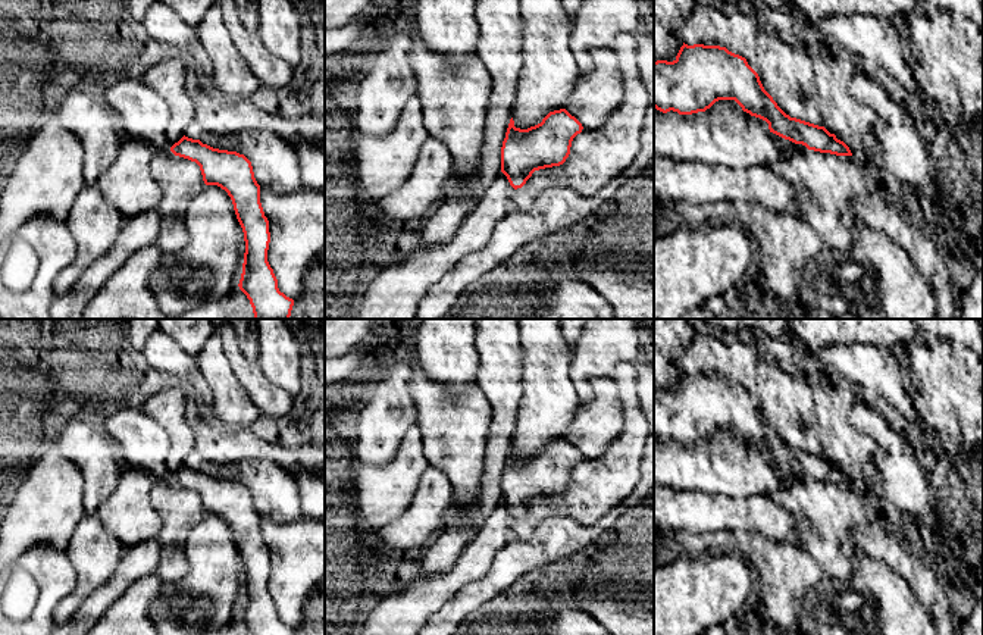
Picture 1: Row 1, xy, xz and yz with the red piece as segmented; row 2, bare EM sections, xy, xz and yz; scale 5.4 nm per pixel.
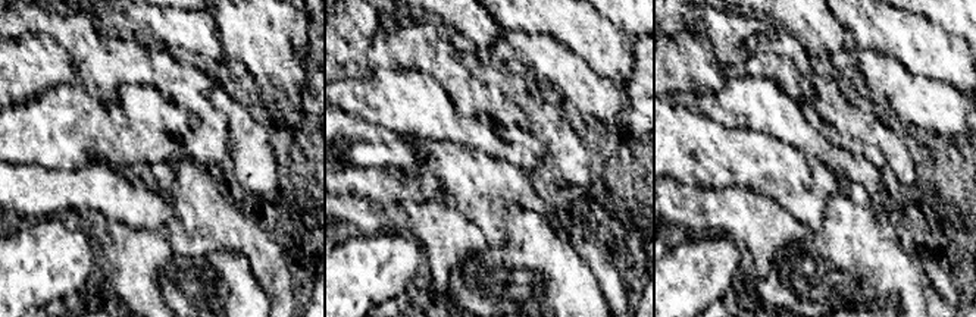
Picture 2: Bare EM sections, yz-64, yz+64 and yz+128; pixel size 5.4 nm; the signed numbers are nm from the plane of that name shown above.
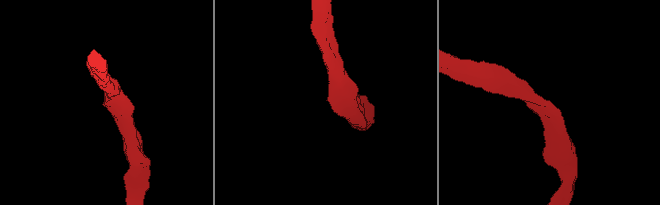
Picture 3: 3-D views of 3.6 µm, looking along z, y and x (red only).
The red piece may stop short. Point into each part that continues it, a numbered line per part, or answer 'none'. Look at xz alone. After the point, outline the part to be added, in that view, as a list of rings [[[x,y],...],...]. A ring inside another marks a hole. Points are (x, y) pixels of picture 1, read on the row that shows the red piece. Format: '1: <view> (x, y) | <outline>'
none

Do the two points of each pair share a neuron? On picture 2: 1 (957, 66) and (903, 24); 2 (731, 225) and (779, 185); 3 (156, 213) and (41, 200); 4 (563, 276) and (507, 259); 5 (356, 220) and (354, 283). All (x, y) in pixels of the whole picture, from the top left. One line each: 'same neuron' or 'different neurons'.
1: same neuron
2: different neurons
3: same neuron
4: same neuron
5: different neurons

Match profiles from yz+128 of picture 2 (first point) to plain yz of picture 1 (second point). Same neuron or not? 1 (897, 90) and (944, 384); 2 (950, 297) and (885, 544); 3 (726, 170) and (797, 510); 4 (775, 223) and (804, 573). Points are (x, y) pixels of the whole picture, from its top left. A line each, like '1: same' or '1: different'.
1: different
2: same
3: same
4: same

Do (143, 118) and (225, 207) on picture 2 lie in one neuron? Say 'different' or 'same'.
different

